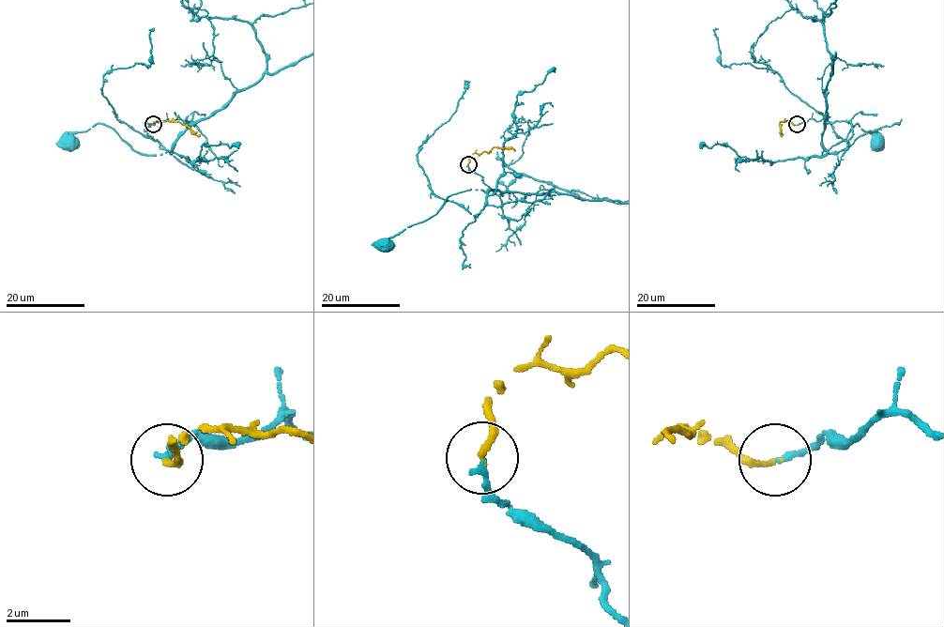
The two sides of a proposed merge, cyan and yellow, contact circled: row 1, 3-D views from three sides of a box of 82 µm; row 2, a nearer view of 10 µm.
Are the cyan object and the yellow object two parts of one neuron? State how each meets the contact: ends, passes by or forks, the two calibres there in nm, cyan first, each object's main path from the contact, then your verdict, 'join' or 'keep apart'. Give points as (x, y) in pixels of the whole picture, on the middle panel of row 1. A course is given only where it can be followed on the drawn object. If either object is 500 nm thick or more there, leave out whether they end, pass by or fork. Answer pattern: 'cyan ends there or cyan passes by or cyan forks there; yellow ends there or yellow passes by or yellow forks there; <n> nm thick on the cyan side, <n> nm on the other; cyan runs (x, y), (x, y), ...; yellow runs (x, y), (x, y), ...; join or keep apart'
cyan ends there; yellow ends there; 190 nm thick on the cyan side, 200 nm on the other; cyan runs (467, 165), (494, 191), (501, 192), (476, 189), (452, 193), (435, 214), (386, 239), (384, 244); yellow runs (467, 164), (472, 153), (501, 147), (514, 150); join

